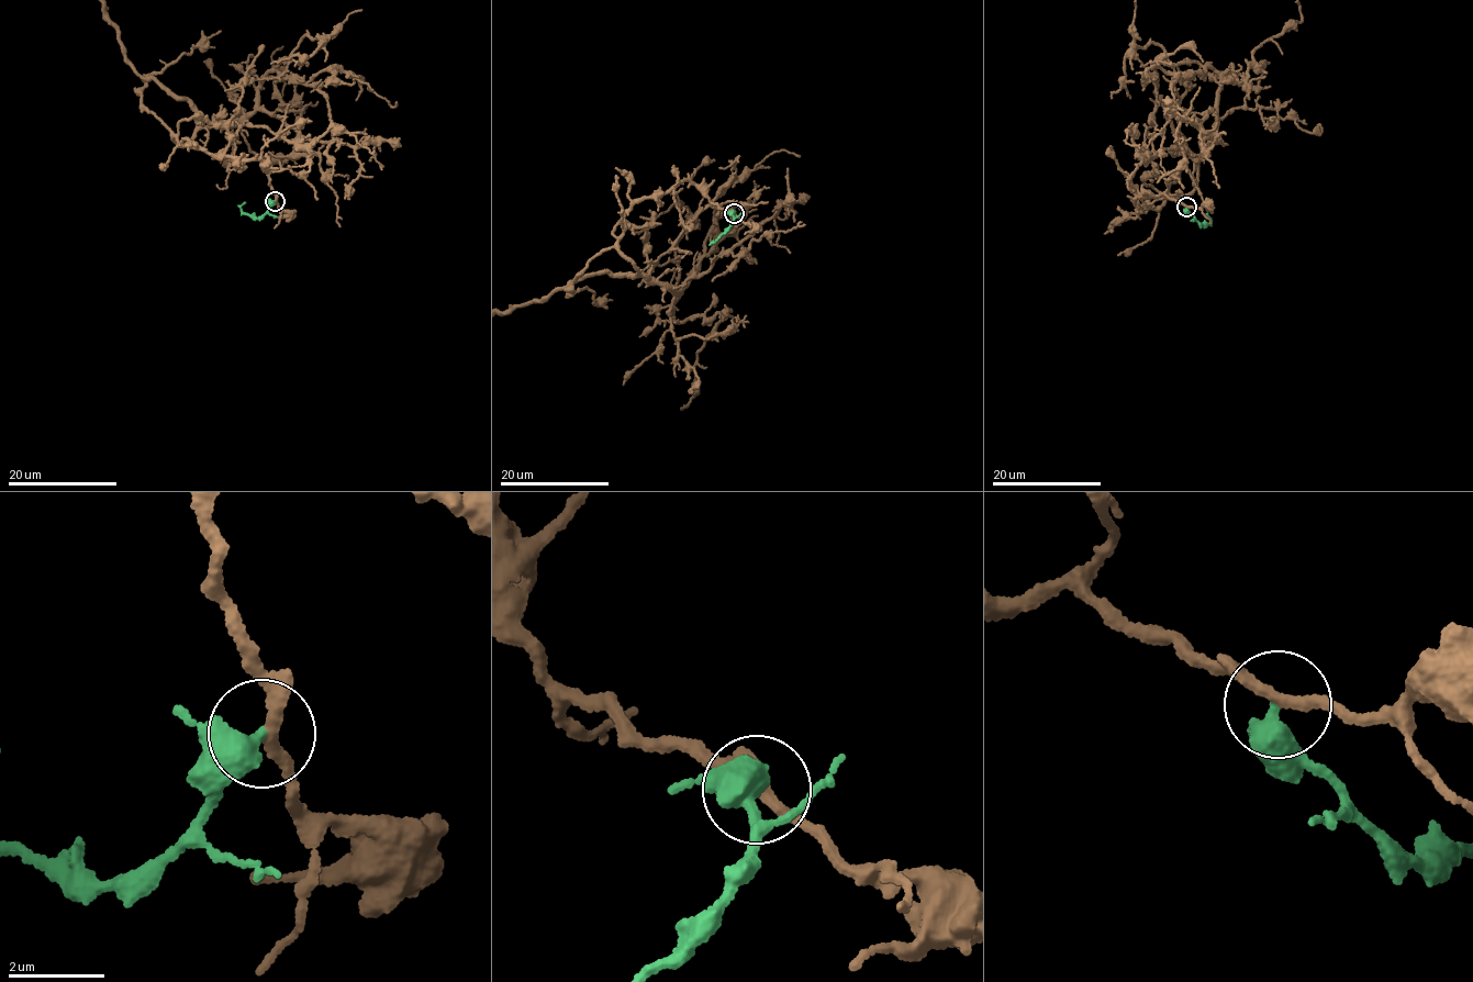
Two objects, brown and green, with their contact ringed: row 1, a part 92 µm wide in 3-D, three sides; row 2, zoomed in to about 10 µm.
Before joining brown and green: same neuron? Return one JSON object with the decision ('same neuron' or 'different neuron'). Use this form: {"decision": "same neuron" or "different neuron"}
{"decision": "different neuron"}

